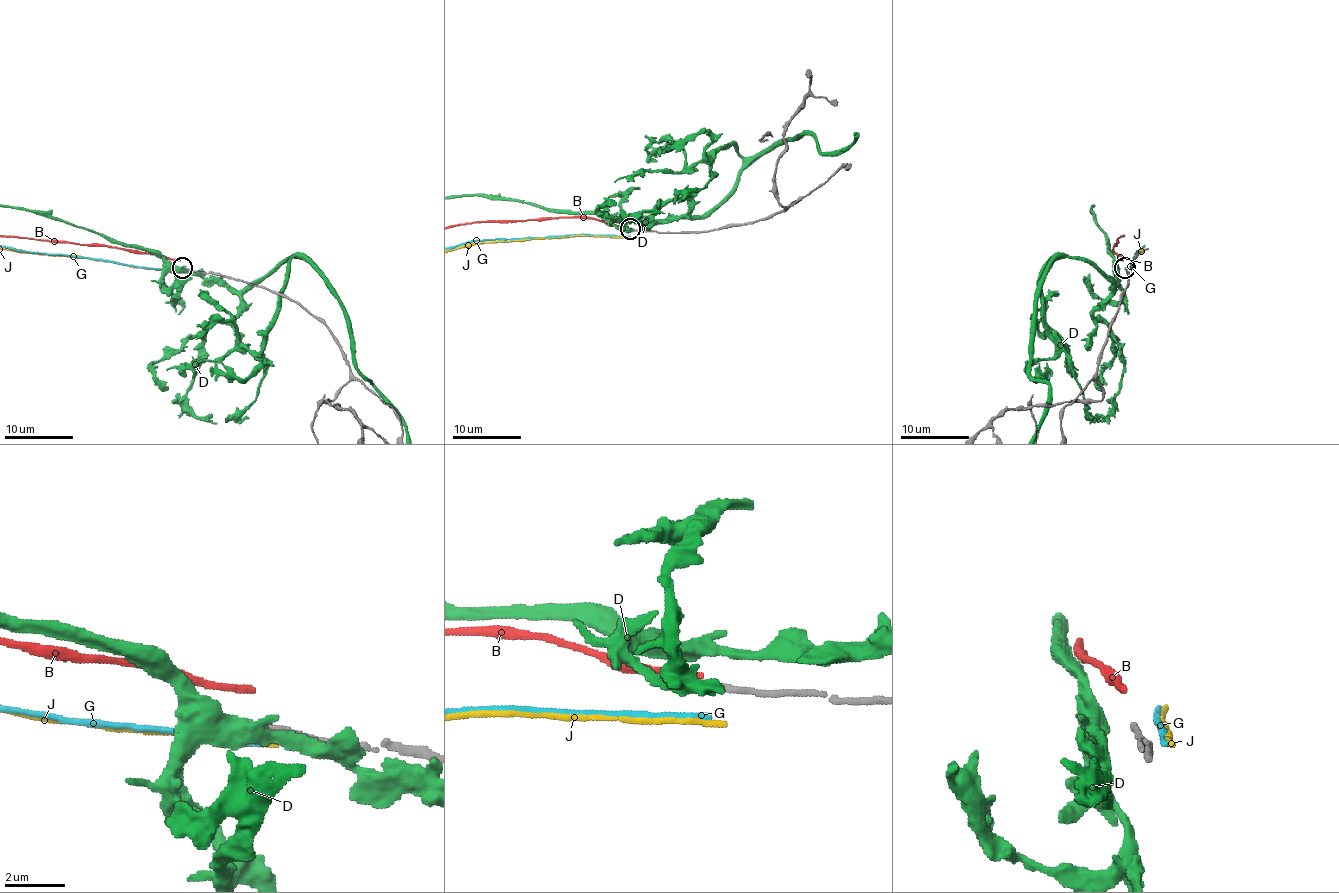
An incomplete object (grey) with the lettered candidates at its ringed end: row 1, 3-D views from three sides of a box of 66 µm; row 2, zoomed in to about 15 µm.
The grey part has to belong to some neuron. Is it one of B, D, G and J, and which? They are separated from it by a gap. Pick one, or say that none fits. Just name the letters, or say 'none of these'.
none of these

